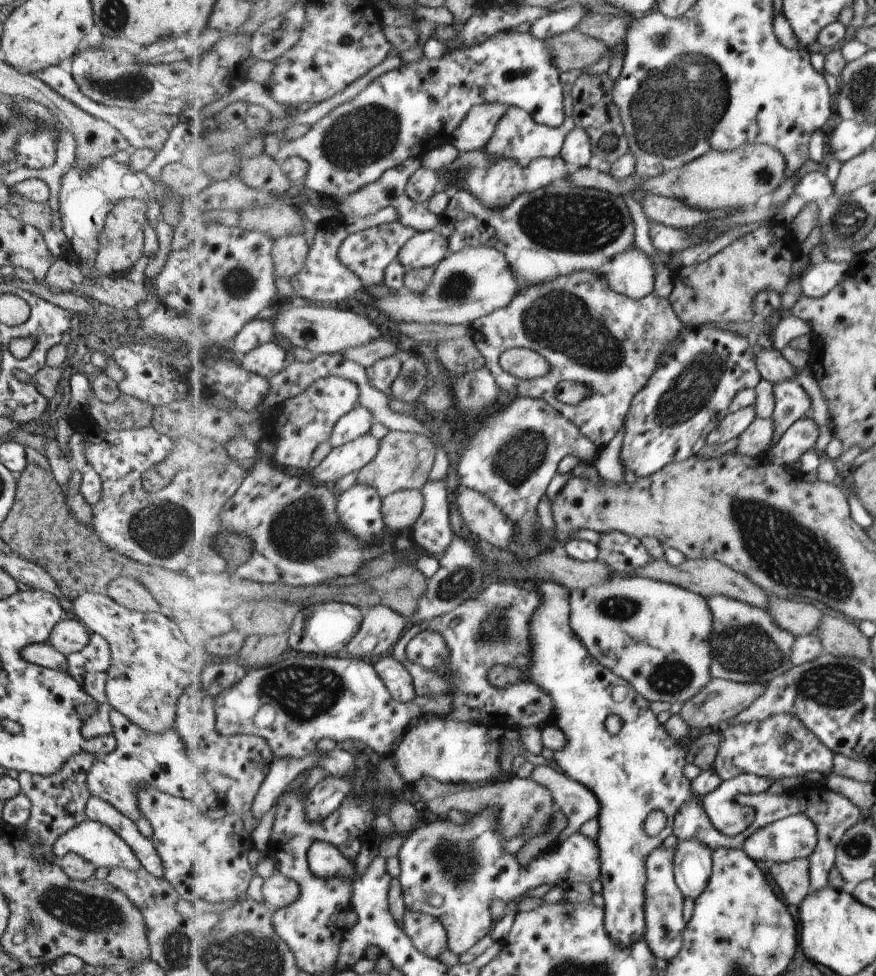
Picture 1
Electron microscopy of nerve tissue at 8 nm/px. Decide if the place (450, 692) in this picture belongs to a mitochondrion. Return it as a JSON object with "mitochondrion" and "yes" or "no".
{"mitochondrion":"no"}

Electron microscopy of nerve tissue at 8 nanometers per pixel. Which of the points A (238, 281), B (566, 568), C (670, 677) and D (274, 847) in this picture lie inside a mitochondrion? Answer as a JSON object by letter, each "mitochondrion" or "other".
{"A":"mitochondrion","B":"other","C":"mitochondrion","D":"other"}

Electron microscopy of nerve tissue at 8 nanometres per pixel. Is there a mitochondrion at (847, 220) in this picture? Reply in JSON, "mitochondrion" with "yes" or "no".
{"mitochondrion":"yes"}

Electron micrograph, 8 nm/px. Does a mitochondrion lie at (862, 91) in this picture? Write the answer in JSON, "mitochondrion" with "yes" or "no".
{"mitochondrion":"yes"}

